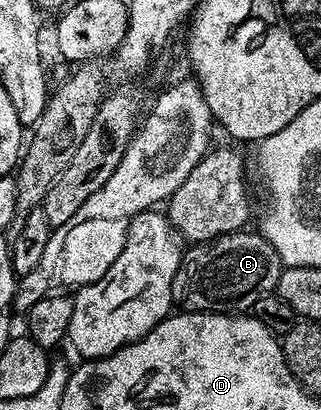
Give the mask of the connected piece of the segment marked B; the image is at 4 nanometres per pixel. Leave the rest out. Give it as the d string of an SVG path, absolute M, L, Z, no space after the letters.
M248 230L231 231L208 243L189 246L181 254L178 273L174 273L172 282L172 302L180 311L244 313L258 297L275 292L282 270L278 253L274 253L263 235Z

